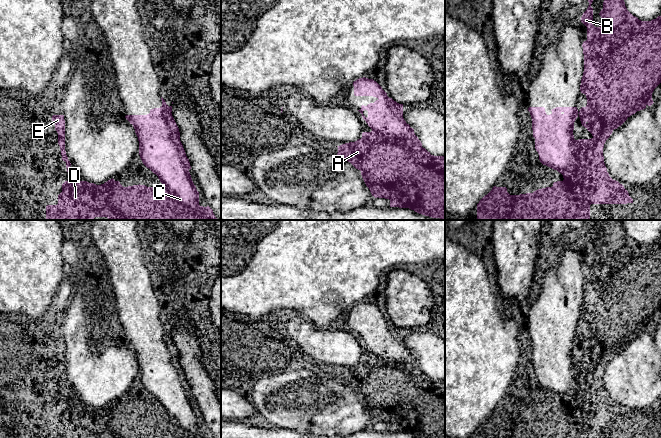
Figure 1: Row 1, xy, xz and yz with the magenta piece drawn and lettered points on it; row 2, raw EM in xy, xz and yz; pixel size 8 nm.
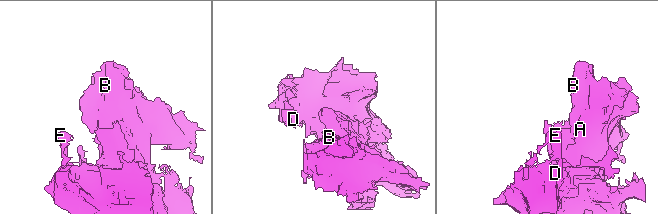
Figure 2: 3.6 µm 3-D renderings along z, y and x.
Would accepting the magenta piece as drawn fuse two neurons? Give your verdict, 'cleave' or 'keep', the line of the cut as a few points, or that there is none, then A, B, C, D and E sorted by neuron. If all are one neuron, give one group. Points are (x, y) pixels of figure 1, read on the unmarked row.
keep; no cut; A B C D E

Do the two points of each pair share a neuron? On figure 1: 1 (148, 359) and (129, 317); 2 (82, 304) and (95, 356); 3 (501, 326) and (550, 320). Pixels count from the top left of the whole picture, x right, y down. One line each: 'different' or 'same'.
1: same
2: same
3: different

